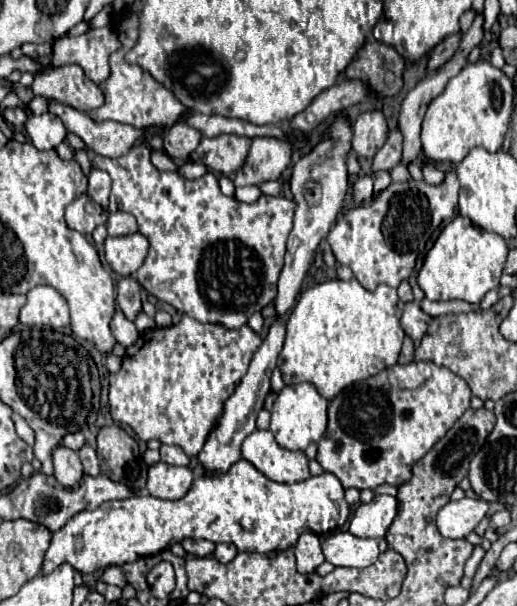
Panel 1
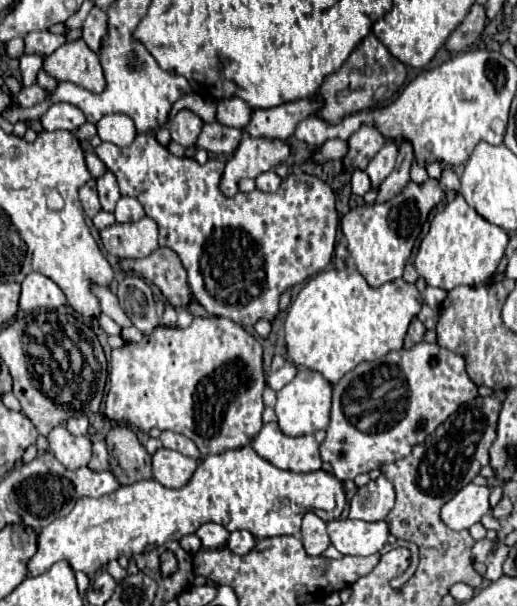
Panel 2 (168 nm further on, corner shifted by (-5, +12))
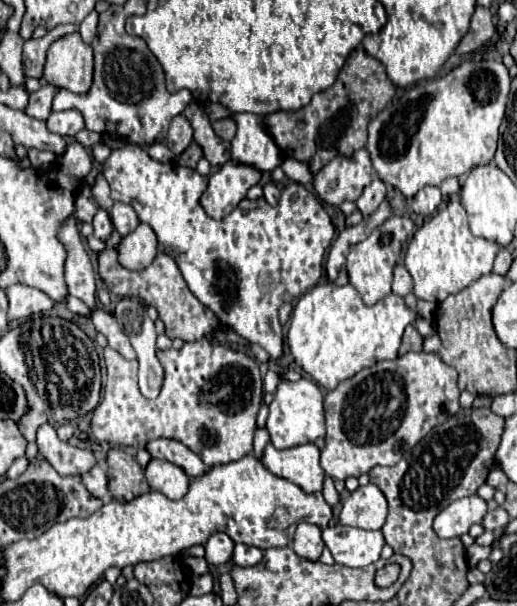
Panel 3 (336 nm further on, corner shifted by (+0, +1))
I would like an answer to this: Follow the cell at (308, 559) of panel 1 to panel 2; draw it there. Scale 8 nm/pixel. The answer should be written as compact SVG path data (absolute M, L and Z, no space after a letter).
M308 512L302 520L302 542L310 556L320 556L330 546L326 522L314 512Z

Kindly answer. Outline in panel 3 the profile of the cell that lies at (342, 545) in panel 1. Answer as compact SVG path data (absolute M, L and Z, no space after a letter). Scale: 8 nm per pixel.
M333 525L323 529L323 541L329 547L335 563L347 567L367 567L379 561L385 545L381 531Z

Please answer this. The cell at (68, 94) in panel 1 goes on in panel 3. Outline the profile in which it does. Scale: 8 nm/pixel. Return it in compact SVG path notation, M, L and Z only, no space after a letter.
M71 33L59 41L55 41L47 51L45 63L45 81L55 85L57 89L67 89L71 93L87 93L93 83L93 51L85 45L79 33Z

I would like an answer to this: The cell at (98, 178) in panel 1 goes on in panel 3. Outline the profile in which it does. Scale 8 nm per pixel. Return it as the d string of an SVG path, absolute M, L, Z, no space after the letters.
M99 209L97 215L95 215L95 219L93 219L93 227L95 227L95 237L99 237L103 241L109 239L111 233L113 233L113 221L111 221L109 211Z

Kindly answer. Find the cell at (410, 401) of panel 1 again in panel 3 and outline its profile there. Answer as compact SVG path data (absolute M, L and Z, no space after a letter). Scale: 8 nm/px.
M405 353L393 361L379 361L325 395L327 435L325 449L321 451L321 467L335 481L359 477L377 465L391 467L399 463L403 453L411 451L435 425L445 423L449 417L457 415L459 409L455 369L447 367L447 363L443 363L437 353Z

